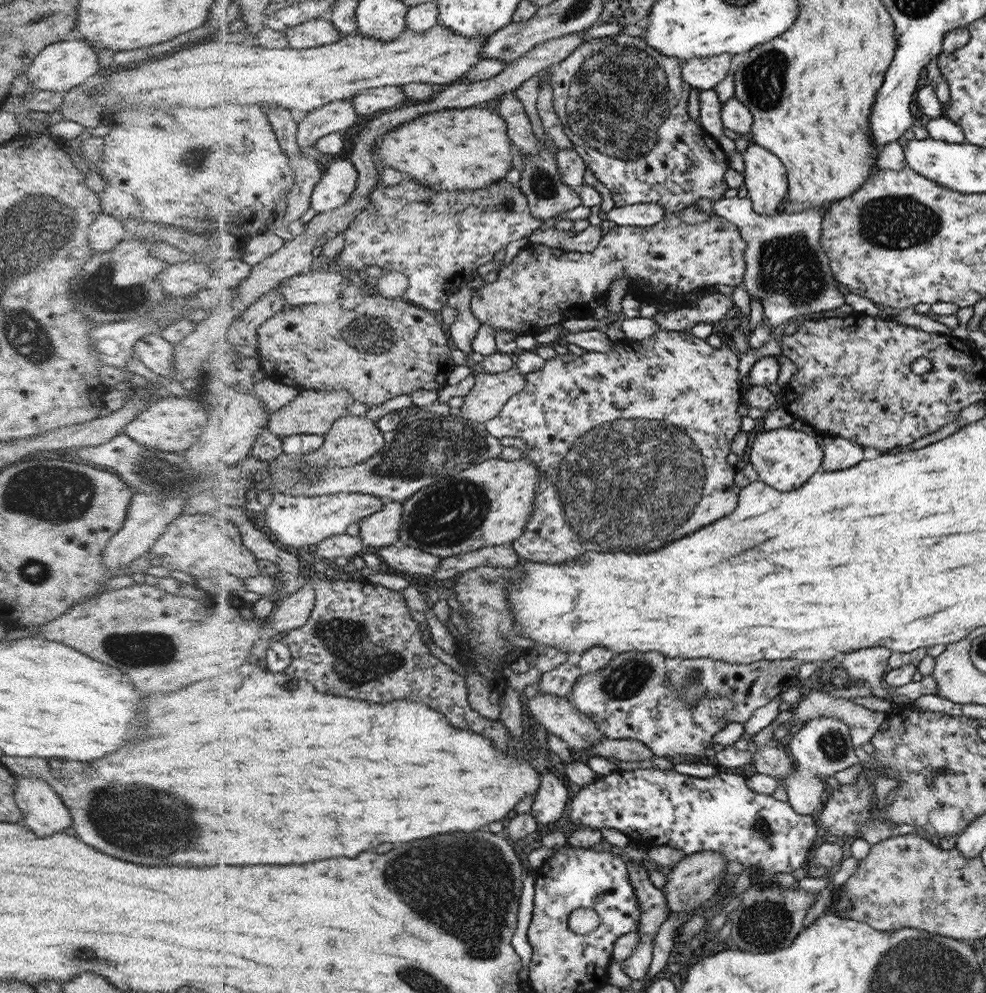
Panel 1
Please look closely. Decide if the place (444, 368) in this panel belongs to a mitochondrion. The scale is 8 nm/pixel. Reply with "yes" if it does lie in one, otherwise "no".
no

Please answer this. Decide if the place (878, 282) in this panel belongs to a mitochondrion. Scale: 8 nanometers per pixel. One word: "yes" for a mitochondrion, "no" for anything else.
no

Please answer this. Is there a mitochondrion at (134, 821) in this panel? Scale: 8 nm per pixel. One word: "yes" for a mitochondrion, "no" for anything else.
yes

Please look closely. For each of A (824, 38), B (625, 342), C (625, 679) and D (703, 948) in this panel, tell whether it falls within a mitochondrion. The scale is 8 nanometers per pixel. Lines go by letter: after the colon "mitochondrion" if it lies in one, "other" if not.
A: other
B: other
C: mitochondrion
D: other

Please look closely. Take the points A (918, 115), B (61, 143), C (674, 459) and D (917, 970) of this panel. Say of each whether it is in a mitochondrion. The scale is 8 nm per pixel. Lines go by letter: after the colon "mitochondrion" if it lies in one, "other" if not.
A: other
B: other
C: mitochondrion
D: mitochondrion

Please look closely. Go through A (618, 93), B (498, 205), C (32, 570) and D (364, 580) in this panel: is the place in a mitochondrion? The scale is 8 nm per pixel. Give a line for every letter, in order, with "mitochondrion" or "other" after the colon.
A: mitochondrion
B: mitochondrion
C: mitochondrion
D: other

